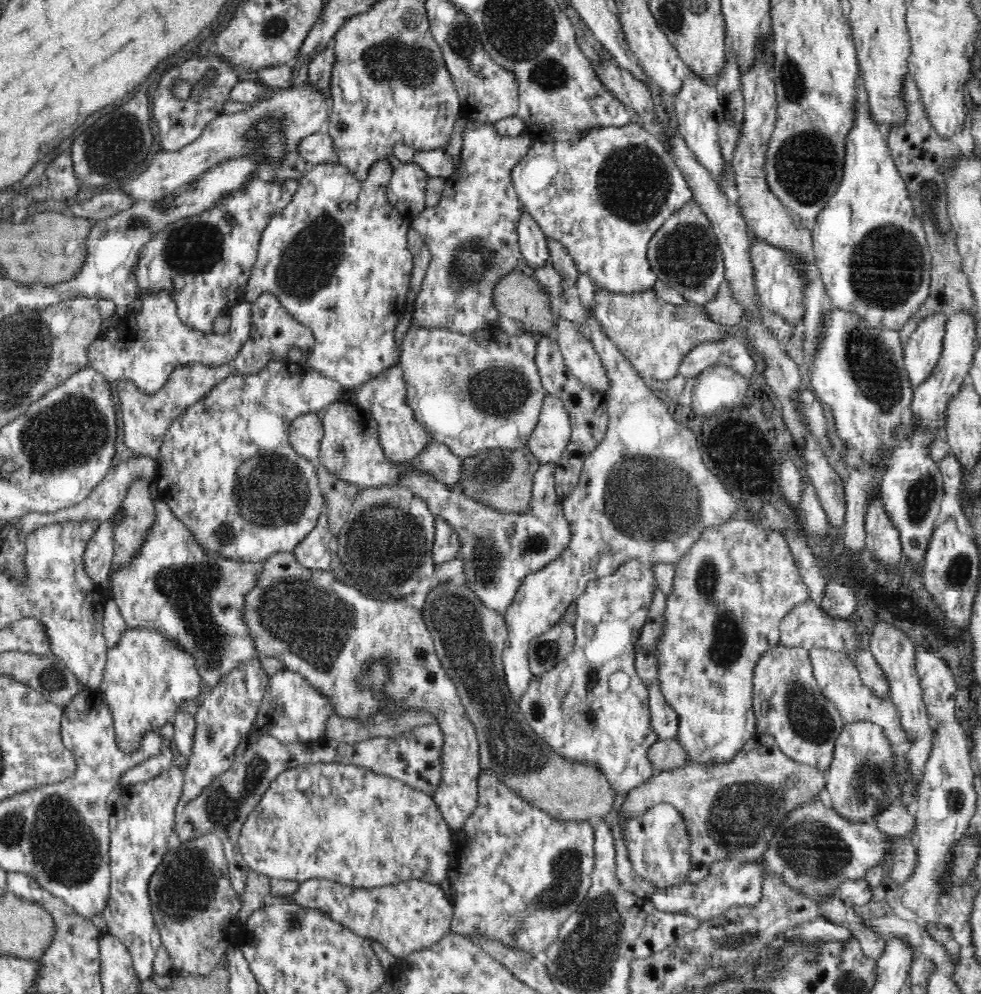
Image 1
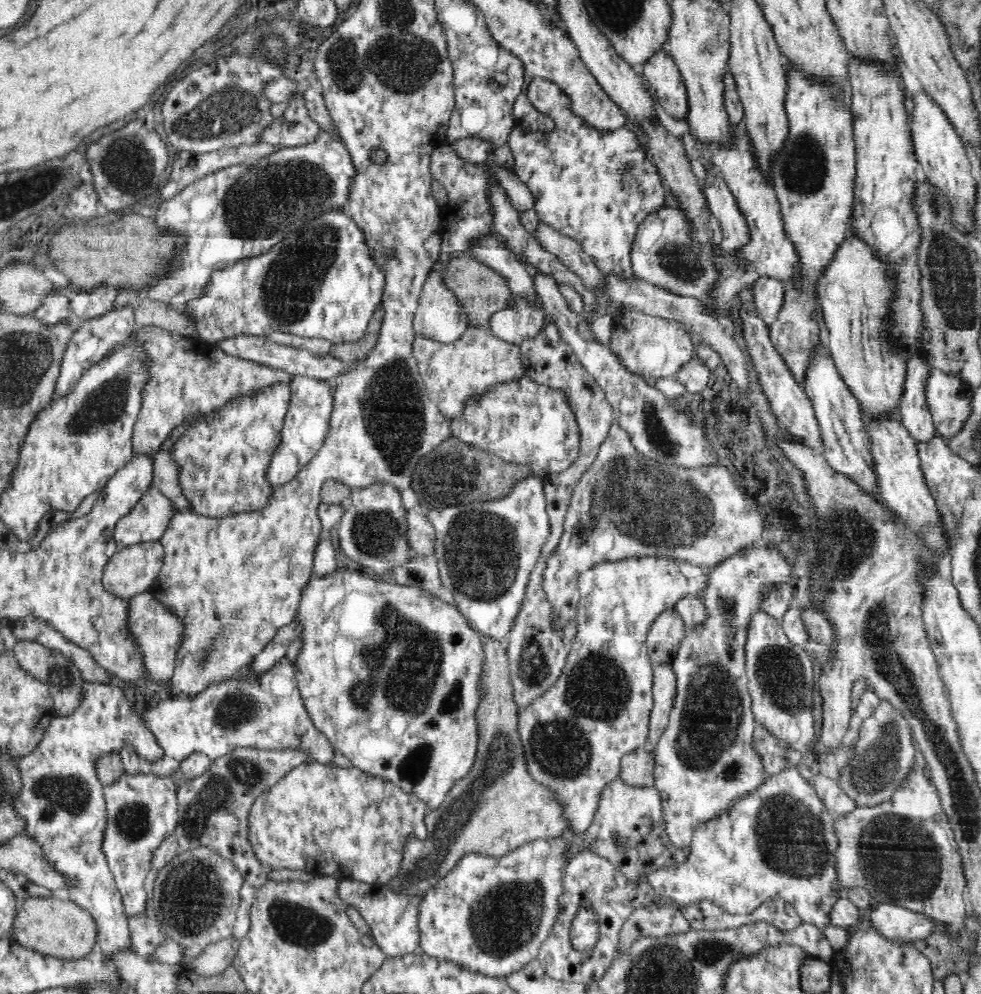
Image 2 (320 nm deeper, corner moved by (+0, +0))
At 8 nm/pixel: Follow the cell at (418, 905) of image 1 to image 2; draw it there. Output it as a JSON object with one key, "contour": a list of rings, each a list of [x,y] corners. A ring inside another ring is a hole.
{"contour":[[[347,879],[337,881],[338,898],[343,905],[354,908],[366,920],[373,932],[373,939],[387,957],[401,957],[419,950],[420,913],[422,894],[410,894],[402,889],[394,889],[388,883],[368,884]]]}

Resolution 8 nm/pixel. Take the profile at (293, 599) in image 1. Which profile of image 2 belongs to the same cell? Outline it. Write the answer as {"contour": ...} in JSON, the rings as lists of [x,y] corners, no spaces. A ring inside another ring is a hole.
{"contour":[[[342,570],[321,577],[312,575],[312,578],[308,579],[308,582],[300,589],[295,620],[297,620],[299,631],[296,639],[300,641],[300,650],[293,661],[295,677],[302,700],[305,702],[310,717],[313,718],[314,725],[330,739],[334,749],[338,749],[351,760],[353,767],[394,782],[405,792],[420,798],[431,811],[439,808],[453,787],[470,773],[476,758],[478,735],[475,710],[479,701],[477,684],[483,661],[483,646],[479,632],[470,627],[465,616],[458,611],[454,603],[442,601],[421,588],[397,583],[386,584],[386,582],[370,580],[358,572],[350,574]]]}

